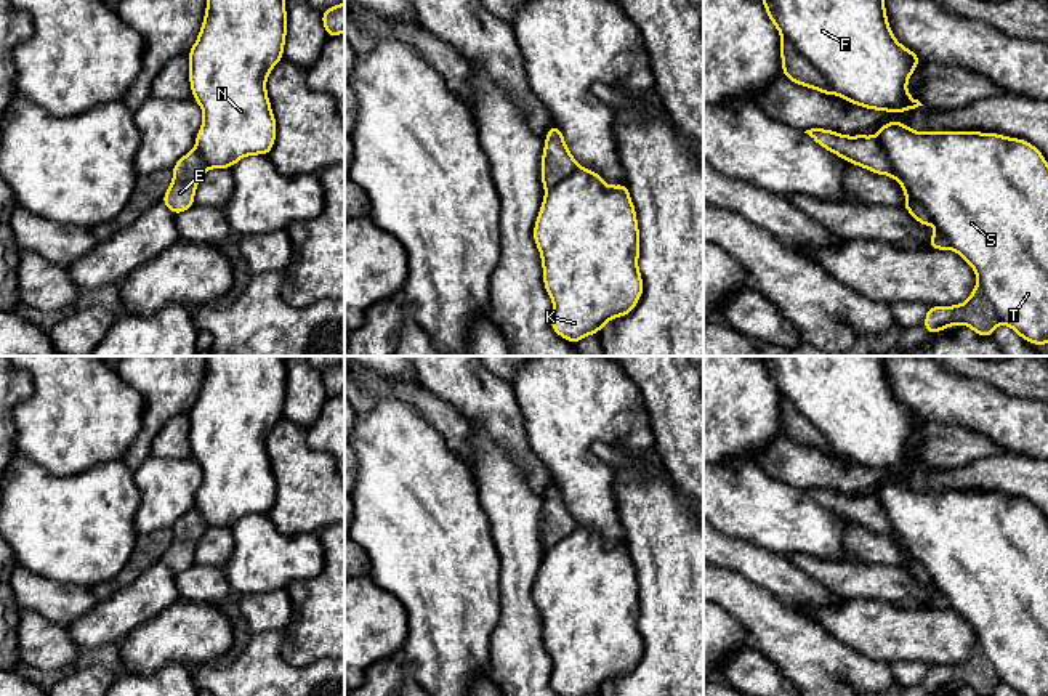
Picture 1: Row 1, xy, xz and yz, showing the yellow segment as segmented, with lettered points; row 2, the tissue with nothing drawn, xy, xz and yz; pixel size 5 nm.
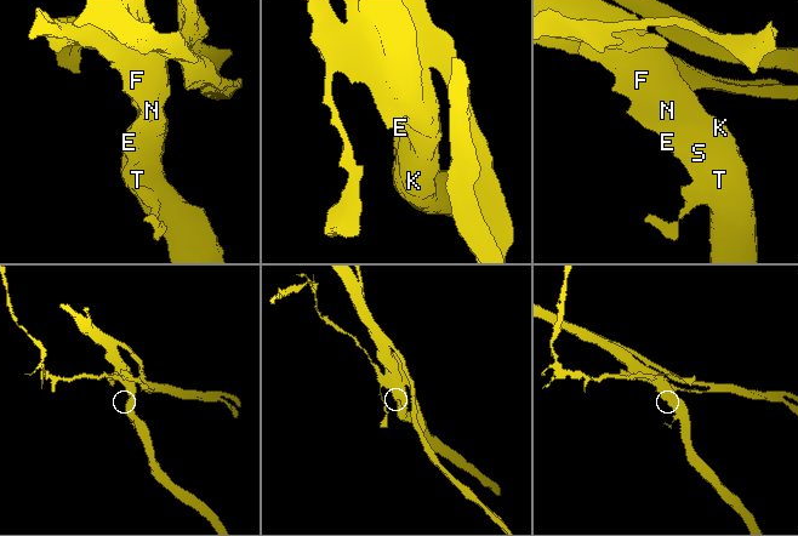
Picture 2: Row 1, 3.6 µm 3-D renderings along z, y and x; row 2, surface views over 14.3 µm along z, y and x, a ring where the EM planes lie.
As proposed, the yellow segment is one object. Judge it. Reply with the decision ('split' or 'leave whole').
split

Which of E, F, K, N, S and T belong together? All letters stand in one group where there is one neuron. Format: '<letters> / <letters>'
E / F K N S T

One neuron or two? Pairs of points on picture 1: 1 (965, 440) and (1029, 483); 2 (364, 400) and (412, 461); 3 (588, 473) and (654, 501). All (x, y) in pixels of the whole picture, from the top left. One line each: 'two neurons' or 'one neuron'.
1: one neuron
2: two neurons
3: two neurons

